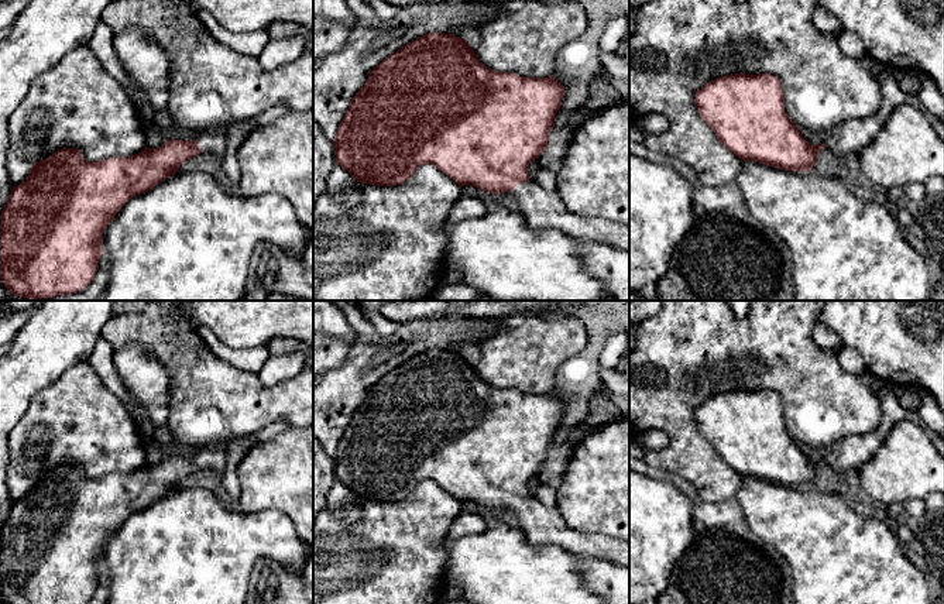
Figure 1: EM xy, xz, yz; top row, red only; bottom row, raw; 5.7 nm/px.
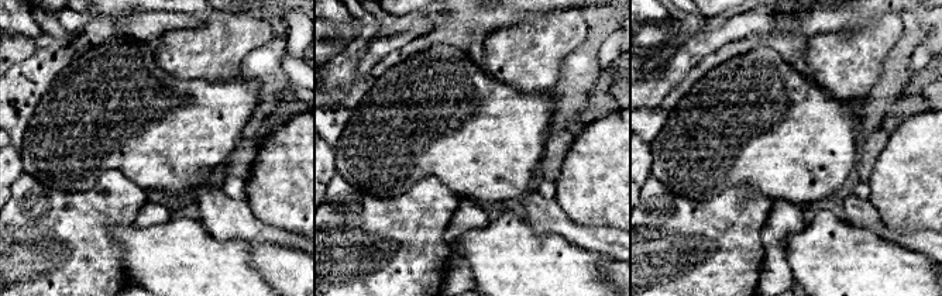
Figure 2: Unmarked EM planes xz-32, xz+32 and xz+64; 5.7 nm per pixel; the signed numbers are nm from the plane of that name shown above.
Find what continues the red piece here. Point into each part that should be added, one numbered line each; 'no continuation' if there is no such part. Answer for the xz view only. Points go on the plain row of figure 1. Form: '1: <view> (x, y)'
1: xz (542, 525)

